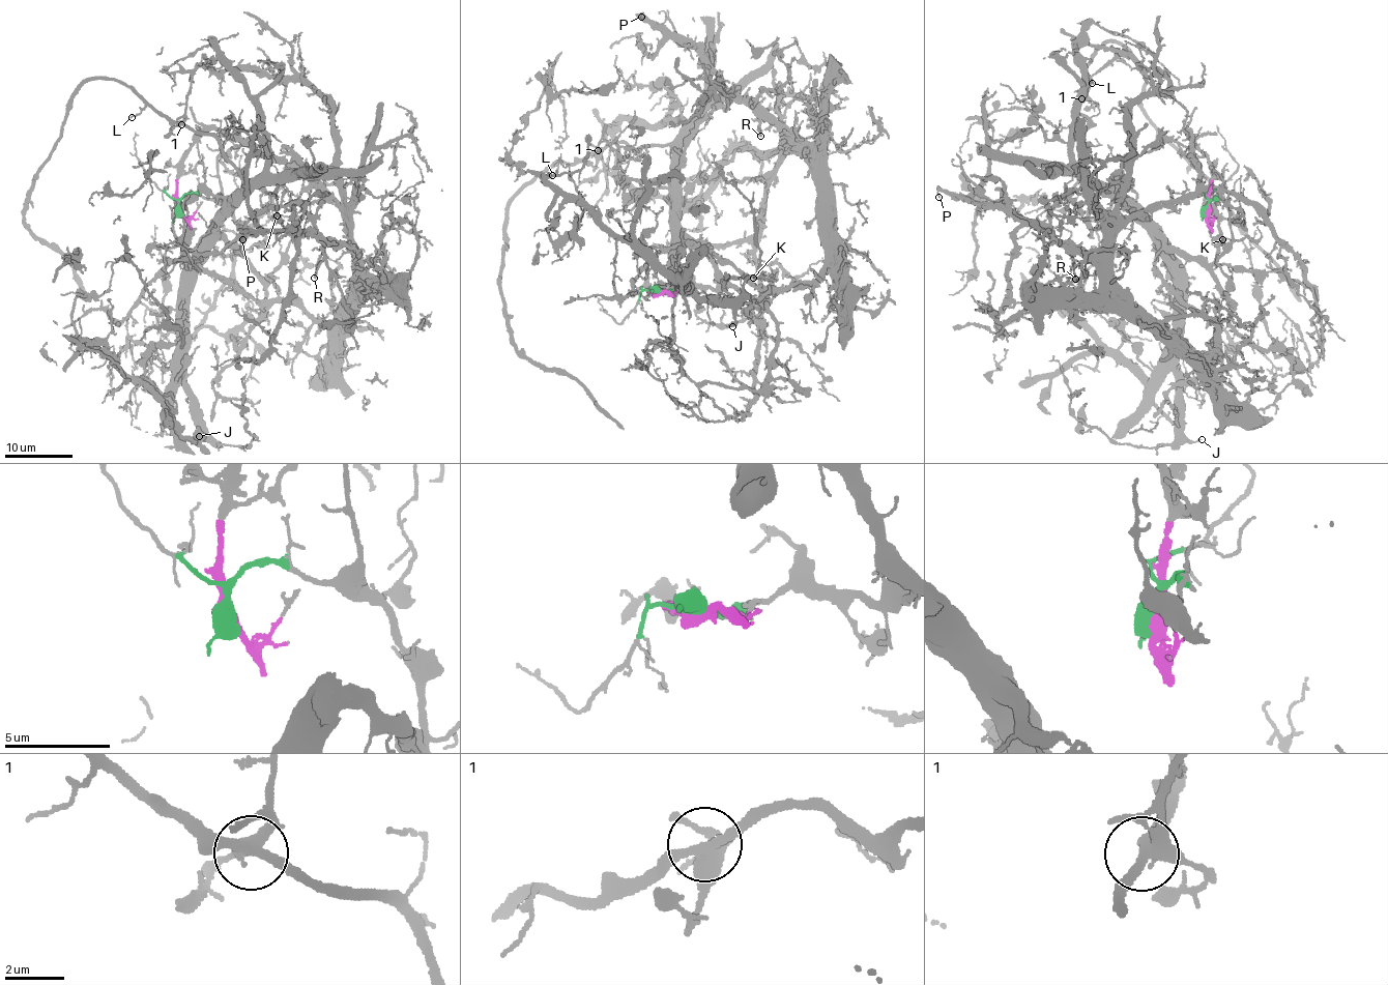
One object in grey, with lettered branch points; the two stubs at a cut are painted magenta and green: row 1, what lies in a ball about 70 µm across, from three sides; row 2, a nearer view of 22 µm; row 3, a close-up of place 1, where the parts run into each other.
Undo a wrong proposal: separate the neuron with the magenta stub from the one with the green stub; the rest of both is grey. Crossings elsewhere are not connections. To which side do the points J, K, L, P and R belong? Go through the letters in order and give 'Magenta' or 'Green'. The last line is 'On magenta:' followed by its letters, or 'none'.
J: Green
K: Green
L: Green
P: Magenta
R: Magenta
On magenta: P, R

